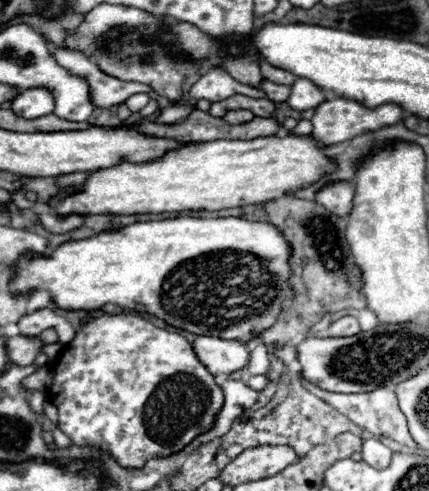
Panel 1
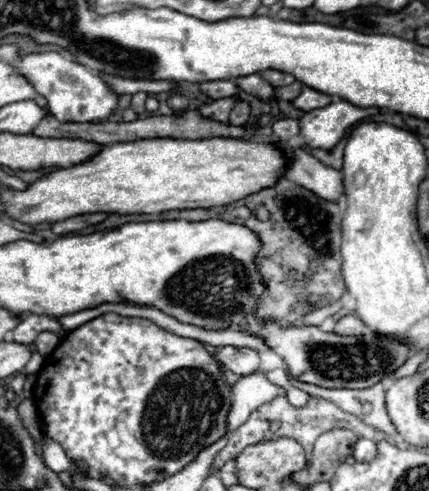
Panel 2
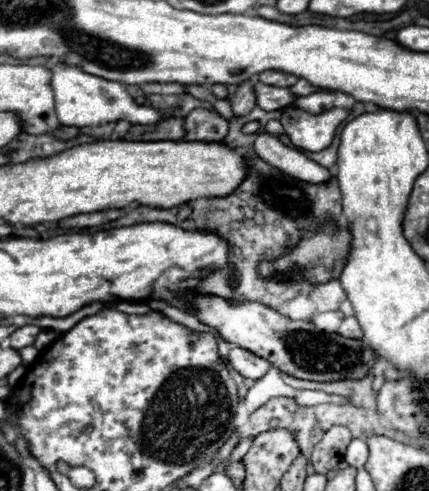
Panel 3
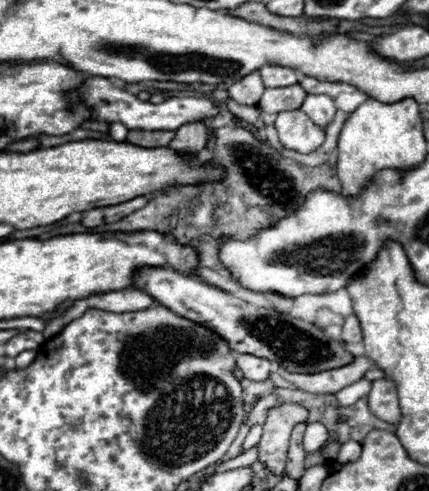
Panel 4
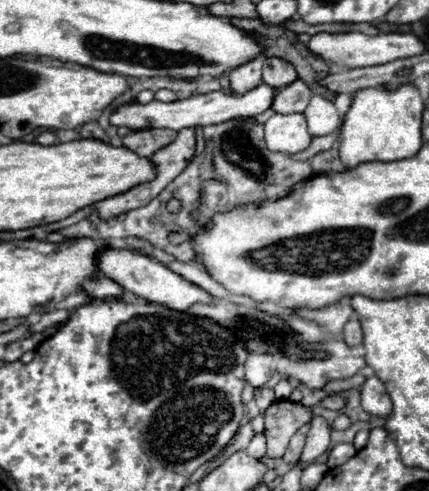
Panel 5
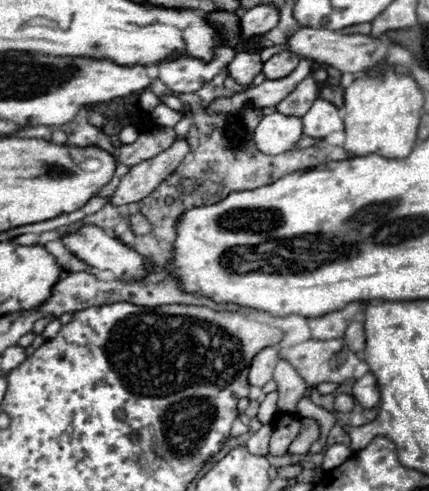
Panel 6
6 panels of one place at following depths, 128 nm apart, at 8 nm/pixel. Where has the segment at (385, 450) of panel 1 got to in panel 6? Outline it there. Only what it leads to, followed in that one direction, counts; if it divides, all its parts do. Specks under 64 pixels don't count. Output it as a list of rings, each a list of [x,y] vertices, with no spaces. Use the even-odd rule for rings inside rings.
[[[334,444],[334,446],[326,448],[326,452],[324,452],[322,470],[324,470],[324,472],[334,470],[334,468],[338,468],[340,464],[344,464],[344,462],[346,462],[350,456],[352,456],[350,446],[346,446],[346,444]]]

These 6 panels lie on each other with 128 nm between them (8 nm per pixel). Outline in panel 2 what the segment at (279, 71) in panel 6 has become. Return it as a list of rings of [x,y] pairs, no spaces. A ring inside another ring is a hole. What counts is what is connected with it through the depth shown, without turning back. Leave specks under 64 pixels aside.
[[[264,70],[264,72],[260,72],[260,74],[262,74],[262,78],[264,78],[268,84],[272,84],[274,88],[288,86],[288,84],[292,84],[292,82],[296,80],[292,74],[282,74],[282,72],[278,72],[278,70]]]

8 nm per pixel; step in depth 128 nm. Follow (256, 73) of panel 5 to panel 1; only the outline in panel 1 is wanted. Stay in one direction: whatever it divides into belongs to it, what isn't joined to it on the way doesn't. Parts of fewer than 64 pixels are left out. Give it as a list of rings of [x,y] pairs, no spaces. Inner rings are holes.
[[[230,110],[224,116],[224,122],[228,122],[228,124],[244,124],[244,122],[250,122],[252,118],[254,118],[254,114],[250,110]]]

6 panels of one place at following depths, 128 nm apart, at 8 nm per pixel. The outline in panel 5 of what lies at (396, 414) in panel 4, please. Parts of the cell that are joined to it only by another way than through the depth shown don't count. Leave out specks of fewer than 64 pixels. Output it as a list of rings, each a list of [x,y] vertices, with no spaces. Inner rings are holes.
[[[376,376],[368,378],[362,384],[360,396],[362,396],[362,408],[368,414],[382,416],[382,418],[388,418],[392,414],[392,400],[390,400],[390,396],[386,392],[386,386],[380,378],[376,378]]]

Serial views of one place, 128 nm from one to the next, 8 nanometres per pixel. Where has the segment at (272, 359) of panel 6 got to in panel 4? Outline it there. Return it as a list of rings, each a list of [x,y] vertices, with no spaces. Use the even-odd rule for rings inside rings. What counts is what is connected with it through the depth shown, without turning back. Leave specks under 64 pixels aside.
[[[238,354],[236,366],[248,380],[266,380],[270,374],[270,368],[272,368],[272,364],[268,360],[252,356],[252,354]]]

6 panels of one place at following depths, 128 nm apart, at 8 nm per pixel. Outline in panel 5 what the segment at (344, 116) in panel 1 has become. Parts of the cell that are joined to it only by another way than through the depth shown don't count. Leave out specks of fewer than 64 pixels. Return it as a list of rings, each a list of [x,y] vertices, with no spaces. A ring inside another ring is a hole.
[[[274,114],[264,124],[264,138],[270,150],[284,154],[302,152],[312,142],[302,114]]]

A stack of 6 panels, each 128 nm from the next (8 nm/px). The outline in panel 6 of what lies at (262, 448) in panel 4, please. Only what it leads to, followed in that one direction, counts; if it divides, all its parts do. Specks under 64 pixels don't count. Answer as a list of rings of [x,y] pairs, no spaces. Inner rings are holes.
[[[282,412],[282,414],[276,414],[276,418],[272,420],[272,428],[274,432],[270,438],[270,456],[282,456],[286,454],[290,442],[296,438],[300,420],[296,416]]]

